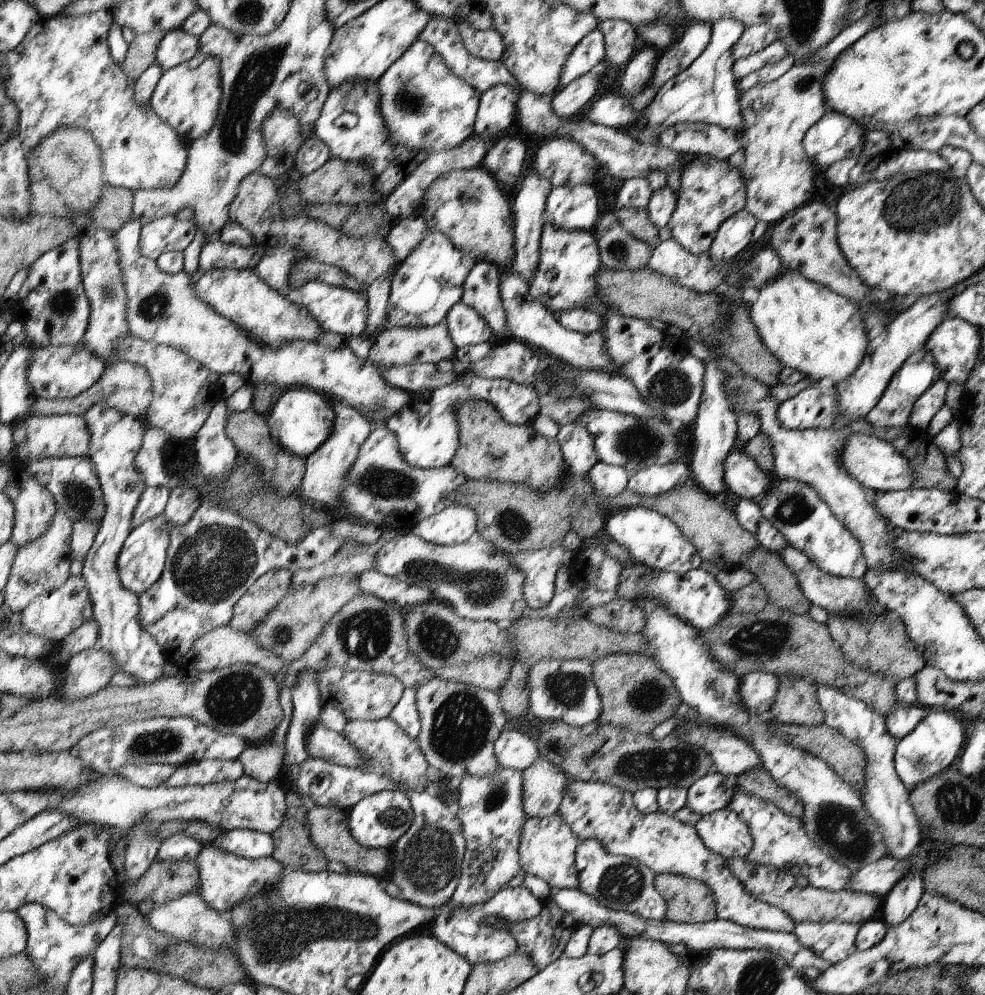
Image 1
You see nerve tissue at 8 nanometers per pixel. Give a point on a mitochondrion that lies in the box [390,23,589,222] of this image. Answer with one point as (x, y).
(410, 102)

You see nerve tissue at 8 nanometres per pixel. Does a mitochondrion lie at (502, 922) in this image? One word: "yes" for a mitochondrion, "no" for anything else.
no

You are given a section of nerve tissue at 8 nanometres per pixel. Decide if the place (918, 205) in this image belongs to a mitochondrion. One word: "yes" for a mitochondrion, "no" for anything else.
yes

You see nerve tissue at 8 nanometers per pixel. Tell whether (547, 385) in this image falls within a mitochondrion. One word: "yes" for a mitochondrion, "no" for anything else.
yes

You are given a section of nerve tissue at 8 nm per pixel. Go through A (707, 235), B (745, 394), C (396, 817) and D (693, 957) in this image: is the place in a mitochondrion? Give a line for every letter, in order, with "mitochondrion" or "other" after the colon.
A: other
B: mitochondrion
C: mitochondrion
D: other

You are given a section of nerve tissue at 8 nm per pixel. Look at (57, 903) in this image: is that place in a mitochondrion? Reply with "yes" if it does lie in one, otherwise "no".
no

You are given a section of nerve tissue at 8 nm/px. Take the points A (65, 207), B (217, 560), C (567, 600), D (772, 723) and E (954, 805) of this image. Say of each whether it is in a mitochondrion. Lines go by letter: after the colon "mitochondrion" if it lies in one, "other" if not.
A: other
B: mitochondrion
C: other
D: other
E: mitochondrion

